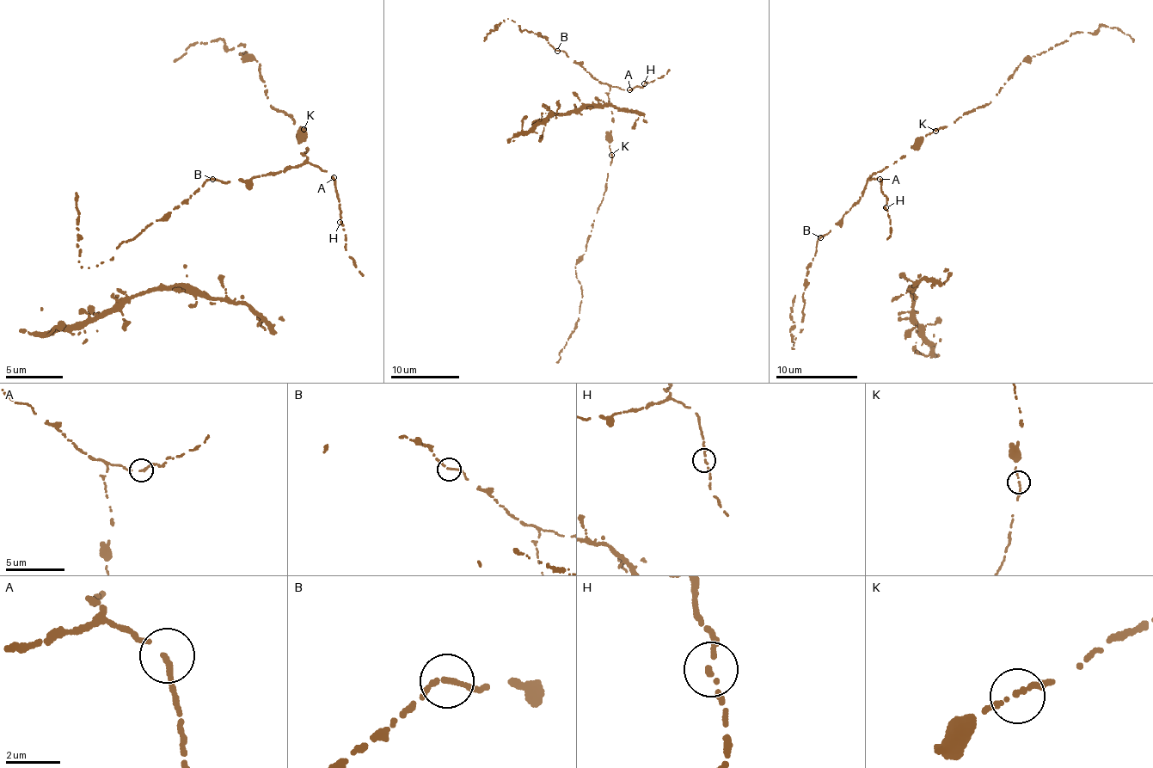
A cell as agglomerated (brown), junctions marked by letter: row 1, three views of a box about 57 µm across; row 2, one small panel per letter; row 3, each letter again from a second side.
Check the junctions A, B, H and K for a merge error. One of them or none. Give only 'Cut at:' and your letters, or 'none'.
Cut at: none

